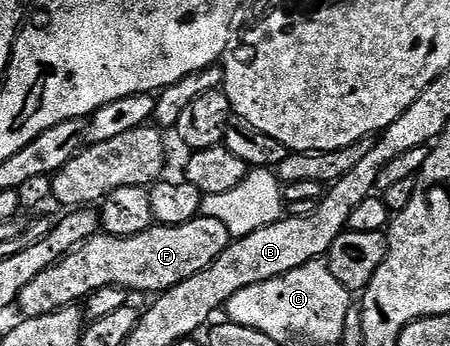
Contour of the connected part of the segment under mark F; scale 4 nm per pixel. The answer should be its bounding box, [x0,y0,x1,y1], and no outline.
[18,215,232,317]

